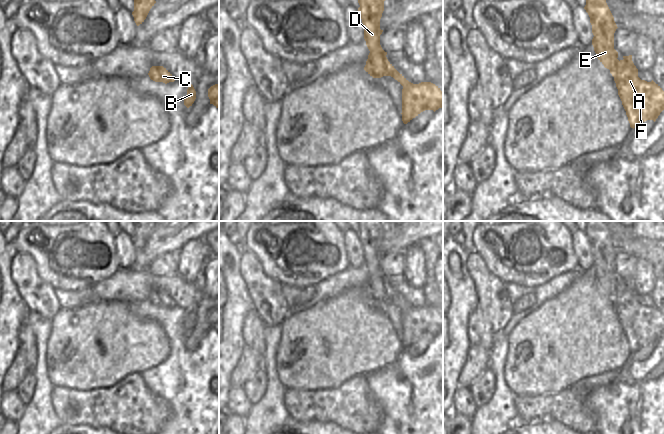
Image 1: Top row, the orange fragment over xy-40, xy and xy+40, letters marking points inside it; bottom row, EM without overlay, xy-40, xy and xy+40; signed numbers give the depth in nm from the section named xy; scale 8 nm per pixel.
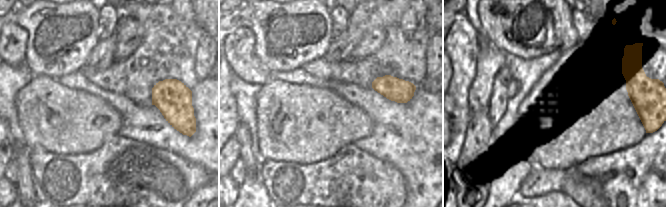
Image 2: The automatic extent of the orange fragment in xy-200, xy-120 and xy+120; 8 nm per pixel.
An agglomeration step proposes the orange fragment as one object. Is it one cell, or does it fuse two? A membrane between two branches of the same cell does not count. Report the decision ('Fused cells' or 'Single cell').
Fused cells.

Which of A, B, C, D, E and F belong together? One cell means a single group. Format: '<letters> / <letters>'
A B F / C D E

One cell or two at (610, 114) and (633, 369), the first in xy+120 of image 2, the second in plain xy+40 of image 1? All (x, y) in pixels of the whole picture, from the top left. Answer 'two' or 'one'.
two

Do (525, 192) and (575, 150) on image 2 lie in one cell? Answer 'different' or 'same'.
different

